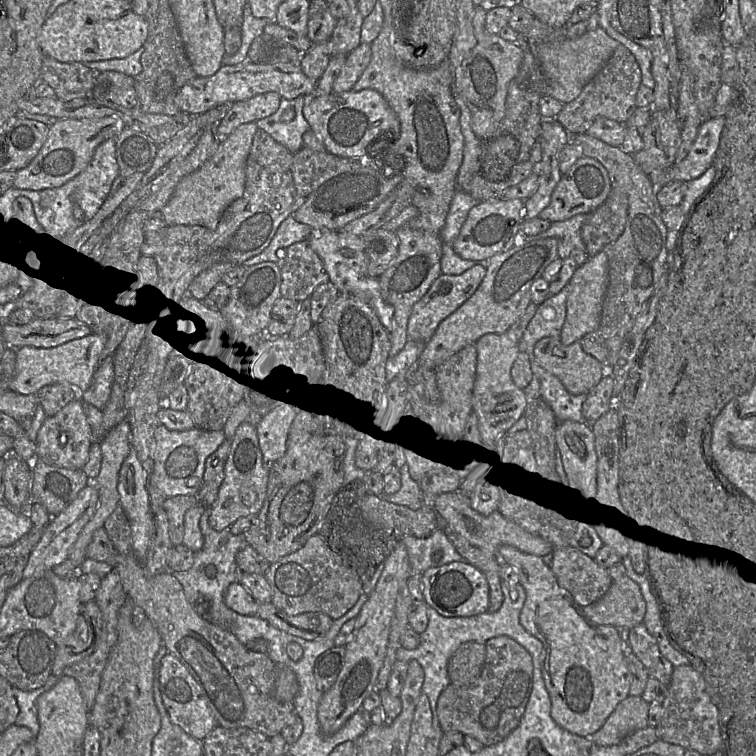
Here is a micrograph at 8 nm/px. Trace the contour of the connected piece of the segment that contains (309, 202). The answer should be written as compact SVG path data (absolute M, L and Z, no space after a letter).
M364 164L359 169L338 175L311 193L291 216L314 231L340 230L351 221L375 210L402 181L402 173L385 177L379 170Z

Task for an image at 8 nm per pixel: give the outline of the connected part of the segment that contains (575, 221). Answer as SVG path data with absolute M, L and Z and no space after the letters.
M578 214L564 221L551 222L550 227L537 235L538 239L557 238L559 240L558 257L568 257L572 250L585 251L581 238L581 227L588 219L589 214Z

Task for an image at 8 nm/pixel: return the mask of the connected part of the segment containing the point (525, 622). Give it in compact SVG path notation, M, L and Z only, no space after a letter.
M502 545L498 548L497 555L501 562L513 566L519 574L519 583L525 590L526 599L520 613L520 623L527 632L535 636L543 644L542 648L542 675L544 678L546 689L551 699L551 717L563 729L583 737L590 737L599 730L616 706L629 696L631 686L631 672L626 661L626 647L624 646L623 635L621 630L613 625L593 624L583 615L582 608L574 601L572 595L563 587L561 587L550 566L544 562L542 557L528 554L516 549L510 545Z

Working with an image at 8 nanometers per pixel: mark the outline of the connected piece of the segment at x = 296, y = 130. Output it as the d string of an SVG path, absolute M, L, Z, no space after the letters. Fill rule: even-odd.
M304 96L292 100L281 97L277 111L255 122L258 129L267 132L275 141L284 145L291 153L296 153L303 146L303 135L310 129L310 125L303 115ZM294 108L295 118L291 122L281 121L283 112Z

